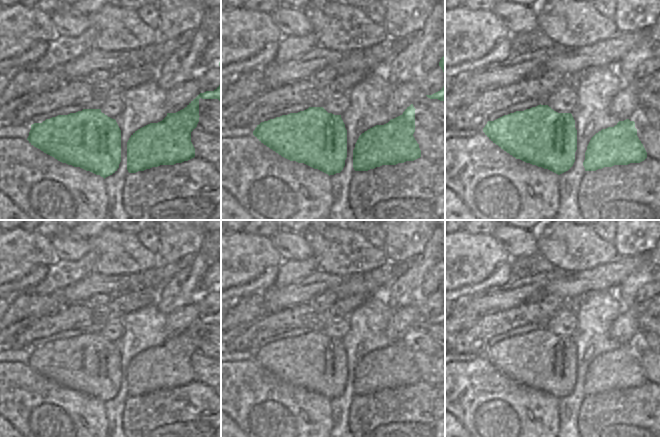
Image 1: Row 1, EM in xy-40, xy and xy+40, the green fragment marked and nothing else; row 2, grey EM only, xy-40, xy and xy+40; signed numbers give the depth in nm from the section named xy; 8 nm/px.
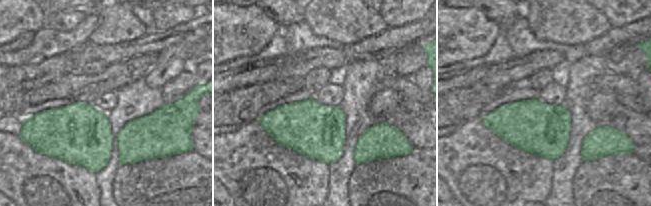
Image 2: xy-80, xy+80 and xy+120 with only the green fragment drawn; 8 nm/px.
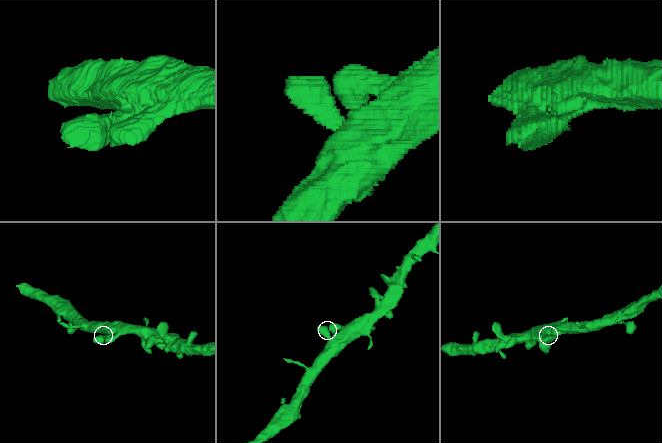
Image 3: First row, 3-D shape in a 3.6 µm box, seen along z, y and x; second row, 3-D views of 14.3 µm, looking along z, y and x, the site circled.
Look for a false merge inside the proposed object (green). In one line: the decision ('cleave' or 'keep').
keep

